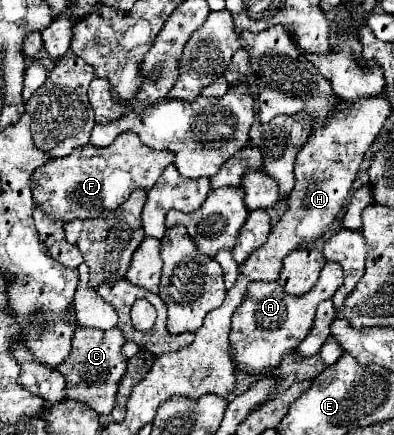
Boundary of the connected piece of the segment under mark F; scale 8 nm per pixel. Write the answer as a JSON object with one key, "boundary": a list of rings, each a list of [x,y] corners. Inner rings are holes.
{"boundary":[[[123,132],[107,148],[85,144],[65,158],[49,160],[43,168],[35,170],[33,196],[37,206],[51,218],[61,218],[63,222],[71,222],[75,218],[97,218],[99,214],[121,206],[133,190],[149,190],[173,158],[173,152],[145,146],[135,132]]]}

